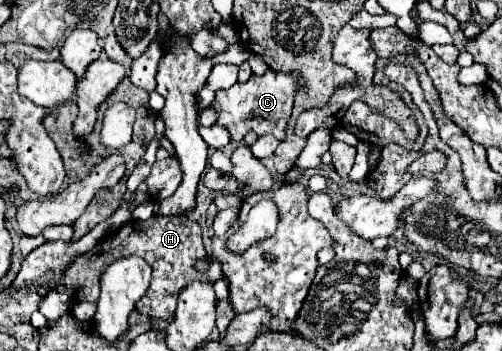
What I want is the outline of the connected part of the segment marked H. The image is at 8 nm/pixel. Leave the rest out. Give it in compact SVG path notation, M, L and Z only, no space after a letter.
M153 215L147 221L131 219L111 237L105 235L89 253L77 257L73 261L71 269L67 271L67 277L63 279L65 289L59 289L59 293L65 293L73 303L75 301L96 303L100 295L101 273L107 269L107 263L117 261L117 259L127 257L127 255L139 255L153 269L151 287L147 289L147 293L141 299L141 313L151 317L153 321L173 321L179 291L183 289L183 285L187 285L187 281L201 279L203 275L207 279L213 279L213 281L223 277L219 261L211 261L207 271L199 273L195 269L197 261L207 259L207 251L203 249L203 237L201 237L201 225L199 223L191 221L185 215L173 215L173 217Z

